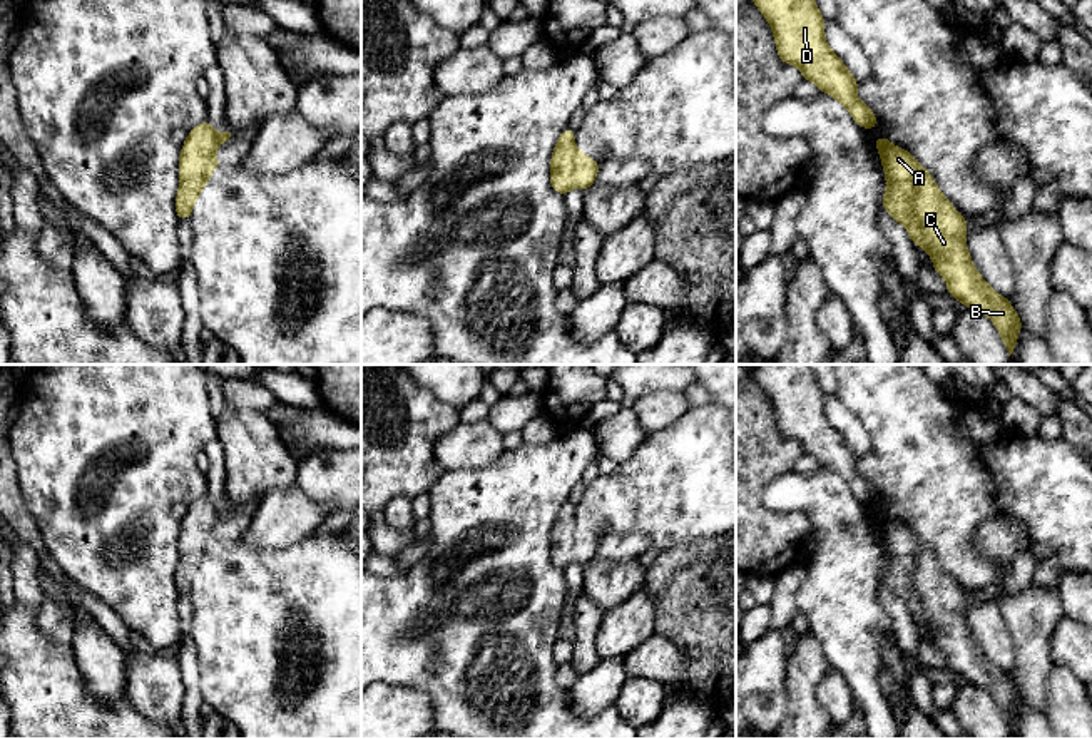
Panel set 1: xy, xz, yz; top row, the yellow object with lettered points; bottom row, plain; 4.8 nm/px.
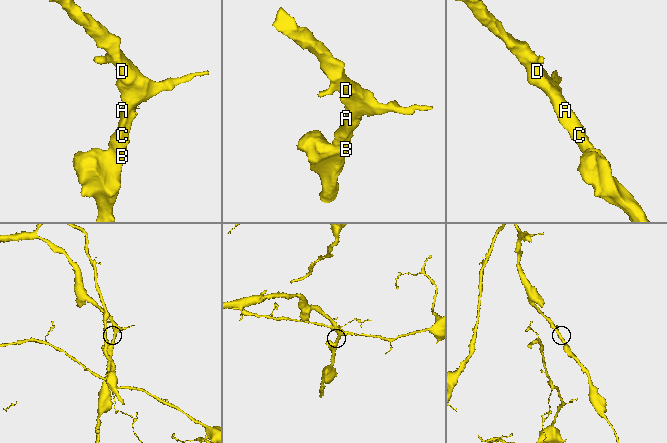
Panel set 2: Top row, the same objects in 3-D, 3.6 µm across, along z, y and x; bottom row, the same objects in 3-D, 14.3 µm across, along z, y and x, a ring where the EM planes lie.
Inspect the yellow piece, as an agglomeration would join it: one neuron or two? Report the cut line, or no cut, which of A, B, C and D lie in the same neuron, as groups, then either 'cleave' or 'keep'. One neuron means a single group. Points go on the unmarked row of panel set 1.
no cut; A B C D; keep

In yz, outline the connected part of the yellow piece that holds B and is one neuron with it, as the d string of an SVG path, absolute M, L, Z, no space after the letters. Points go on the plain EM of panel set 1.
M883 510L875 515L875 522L886 548L881 580L908 604L913 619L931 630L933 644L943 650L948 669L992 694L1010 731L1017 722L1022 696L1010 675L995 667L973 642L965 620L967 594L908 525Z

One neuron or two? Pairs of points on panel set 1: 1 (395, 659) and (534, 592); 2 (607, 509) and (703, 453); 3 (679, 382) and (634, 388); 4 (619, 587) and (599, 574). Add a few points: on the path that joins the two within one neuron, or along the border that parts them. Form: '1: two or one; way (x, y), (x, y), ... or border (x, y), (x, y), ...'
1: one; way (430, 629), (467, 626), (499, 596)
2: one; way (631, 500), (666, 490), (679, 477)
3: one; way (668, 382), (646, 382)
4: one; way (614, 584), (604, 579)

